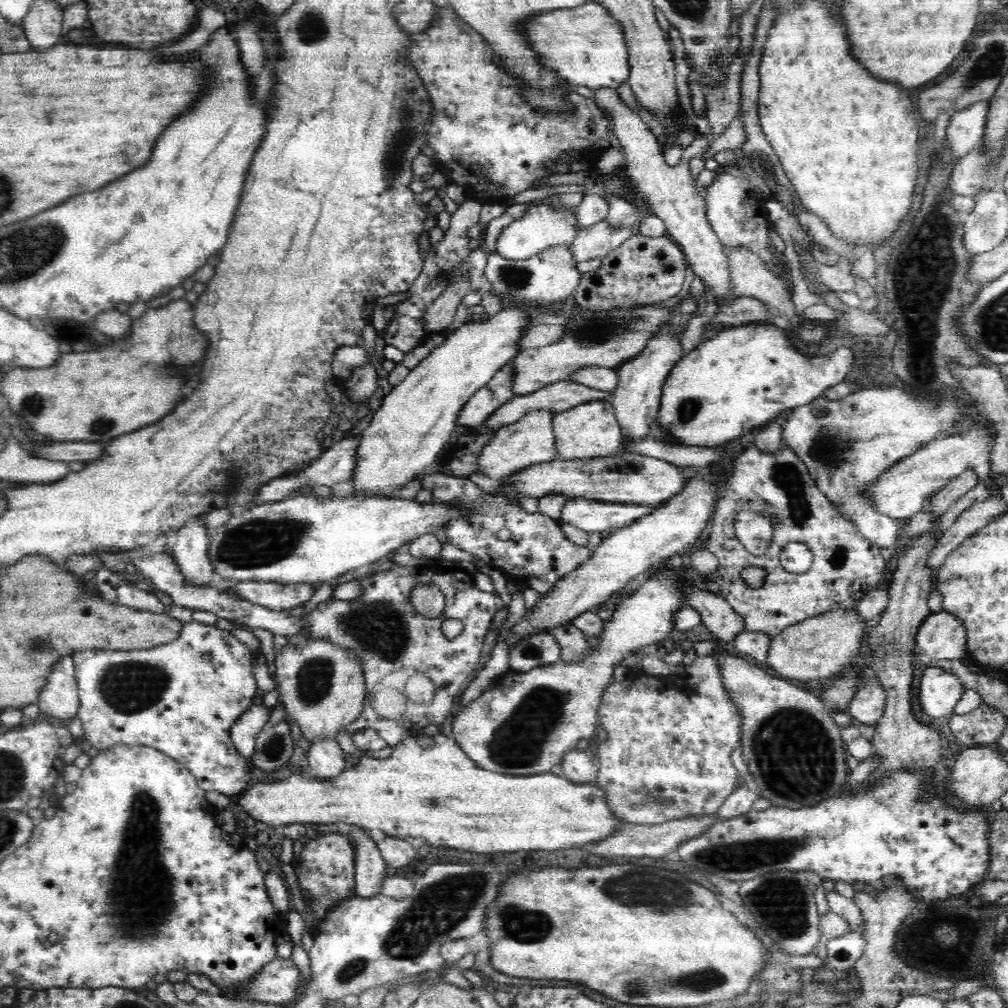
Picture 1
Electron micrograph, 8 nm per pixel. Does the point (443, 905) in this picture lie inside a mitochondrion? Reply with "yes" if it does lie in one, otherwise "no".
yes

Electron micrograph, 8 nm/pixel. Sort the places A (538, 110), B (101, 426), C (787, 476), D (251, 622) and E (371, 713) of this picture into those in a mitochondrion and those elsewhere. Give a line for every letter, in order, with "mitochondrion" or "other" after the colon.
A: other
B: mitochondrion
C: mitochondrion
D: other
E: other

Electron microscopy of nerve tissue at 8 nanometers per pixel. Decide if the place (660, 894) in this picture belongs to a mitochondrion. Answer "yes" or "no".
yes

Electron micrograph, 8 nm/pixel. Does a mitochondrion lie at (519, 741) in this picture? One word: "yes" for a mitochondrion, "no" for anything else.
yes

